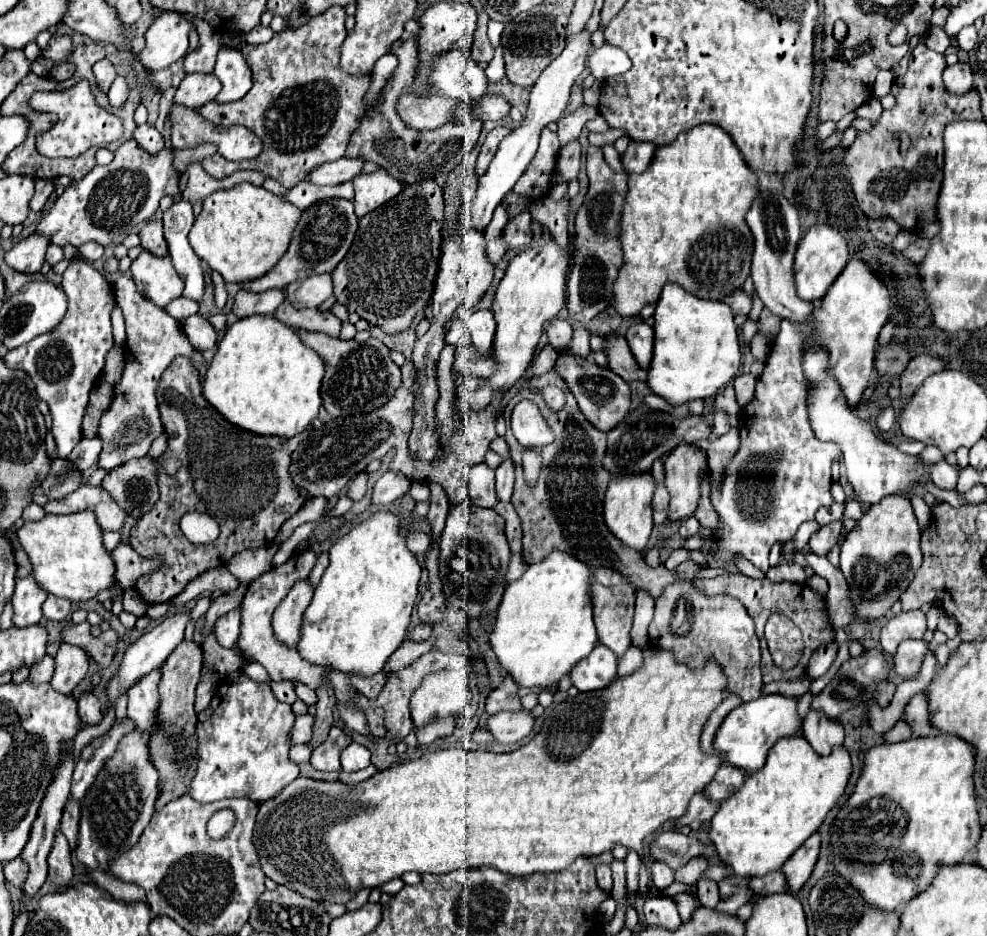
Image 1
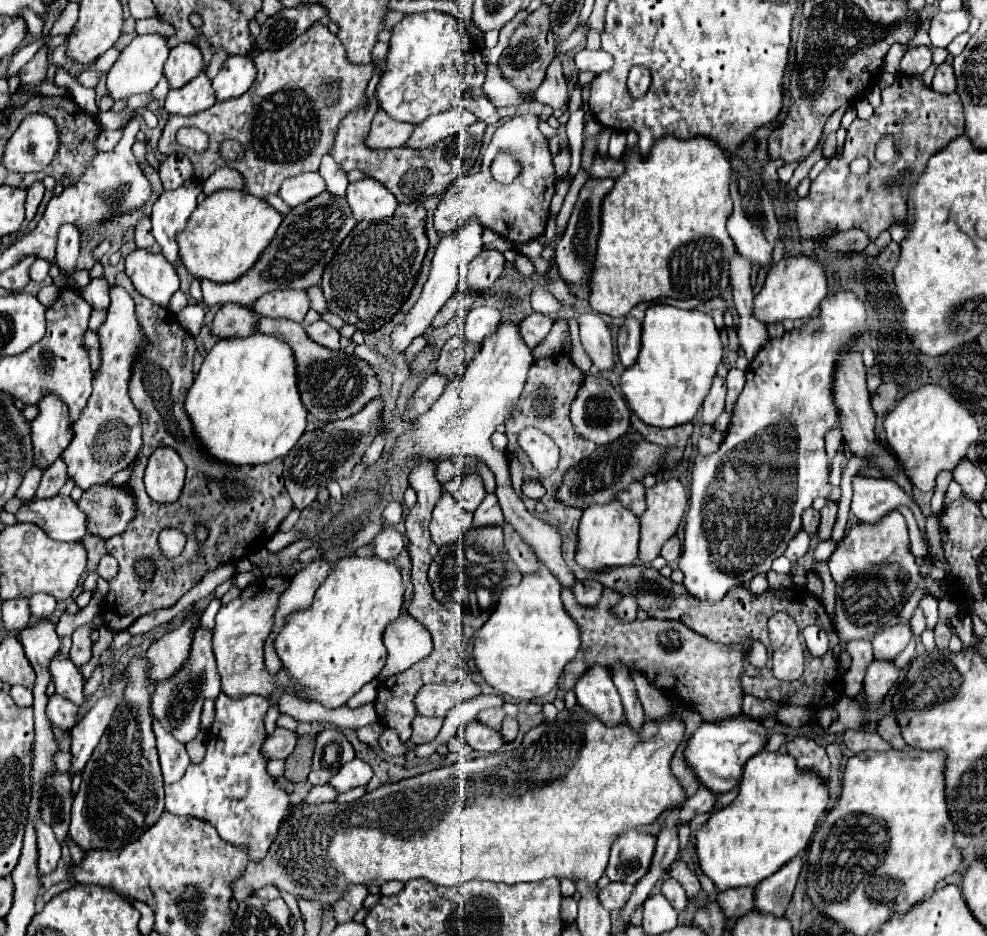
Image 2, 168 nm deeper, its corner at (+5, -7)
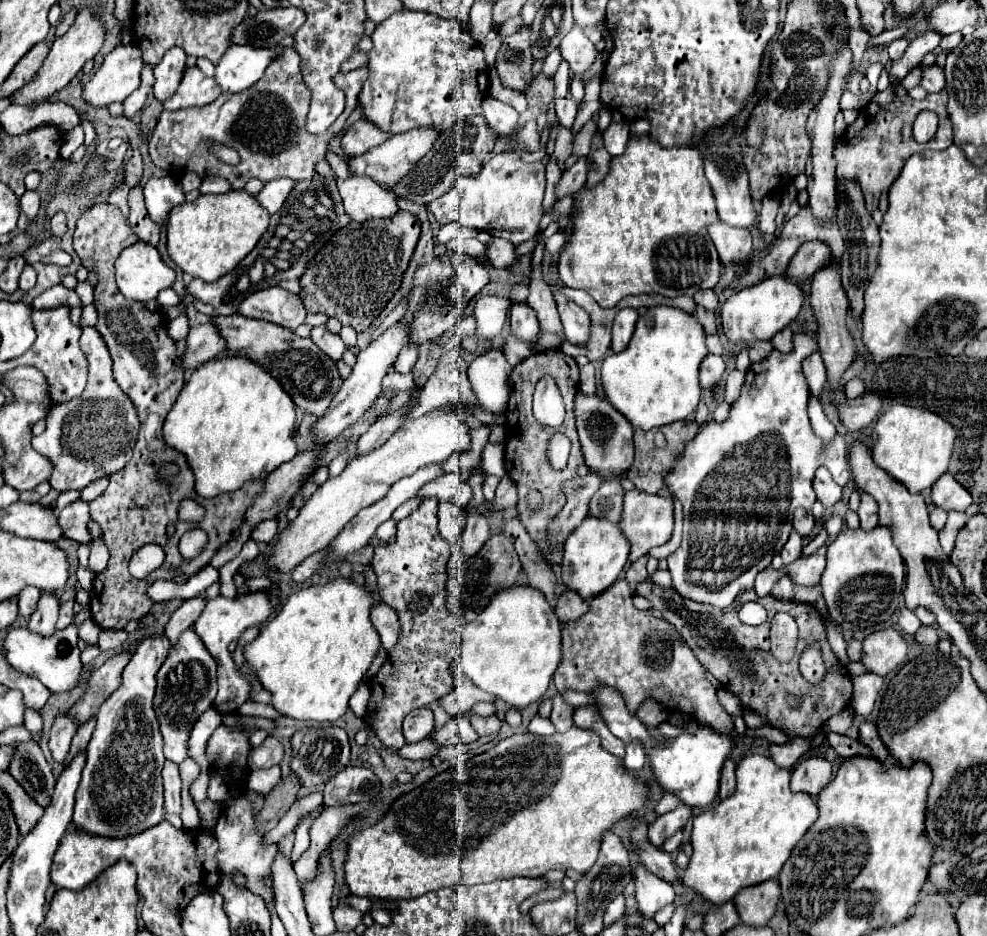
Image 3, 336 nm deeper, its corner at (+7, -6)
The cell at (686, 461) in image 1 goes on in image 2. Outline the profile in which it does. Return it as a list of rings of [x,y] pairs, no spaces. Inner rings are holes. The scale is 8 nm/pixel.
[[[671,477],[667,481],[661,481],[657,483],[655,487],[647,489],[647,501],[649,501],[649,509],[639,517],[641,519],[641,541],[639,541],[639,559],[643,561],[643,565],[649,565],[649,561],[653,561],[663,543],[675,535],[679,523],[681,523],[681,517],[685,513],[685,507],[687,507],[687,491],[683,487],[683,483],[677,479],[677,477]]]

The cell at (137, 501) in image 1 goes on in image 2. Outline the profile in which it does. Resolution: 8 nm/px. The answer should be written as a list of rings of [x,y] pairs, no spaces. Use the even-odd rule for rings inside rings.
[[[125,483],[93,485],[83,493],[79,505],[91,521],[93,535],[105,539],[123,533],[137,513],[137,499]]]

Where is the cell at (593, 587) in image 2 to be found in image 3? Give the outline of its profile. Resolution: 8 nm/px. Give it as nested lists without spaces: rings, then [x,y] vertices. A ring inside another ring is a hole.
[[[563,592],[557,600],[555,606],[555,614],[559,618],[561,624],[565,622],[573,622],[579,620],[579,616],[583,616],[589,608],[589,600],[579,600],[579,596],[575,596],[575,592]]]

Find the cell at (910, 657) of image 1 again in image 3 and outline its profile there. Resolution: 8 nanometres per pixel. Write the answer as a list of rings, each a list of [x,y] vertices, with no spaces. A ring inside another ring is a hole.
[[[861,674],[851,676],[853,682],[853,696],[851,696],[851,708],[859,716],[869,716],[873,710],[873,704],[877,700],[877,692],[883,686],[883,678],[877,674]]]

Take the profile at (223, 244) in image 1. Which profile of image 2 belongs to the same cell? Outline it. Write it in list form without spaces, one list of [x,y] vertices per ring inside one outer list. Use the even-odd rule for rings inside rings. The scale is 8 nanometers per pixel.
[[[231,189],[211,193],[201,205],[197,205],[185,231],[179,233],[177,243],[181,261],[187,271],[199,279],[231,283],[257,263],[277,233],[281,221],[283,215],[275,211],[265,199]]]

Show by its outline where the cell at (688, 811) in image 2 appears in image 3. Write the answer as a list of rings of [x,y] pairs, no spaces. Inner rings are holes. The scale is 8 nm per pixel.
[[[683,804],[677,806],[675,810],[659,816],[659,818],[649,826],[649,842],[651,842],[653,846],[661,848],[661,844],[663,844],[667,838],[671,838],[671,836],[689,820],[689,816],[693,816],[693,814],[691,814],[691,808],[687,808],[687,806],[683,806]]]

